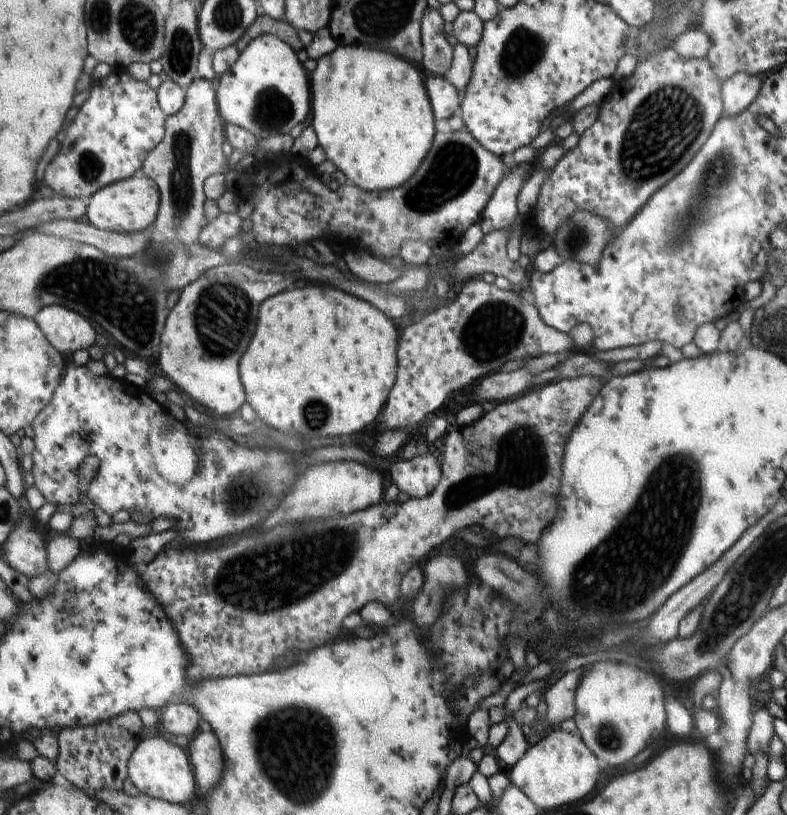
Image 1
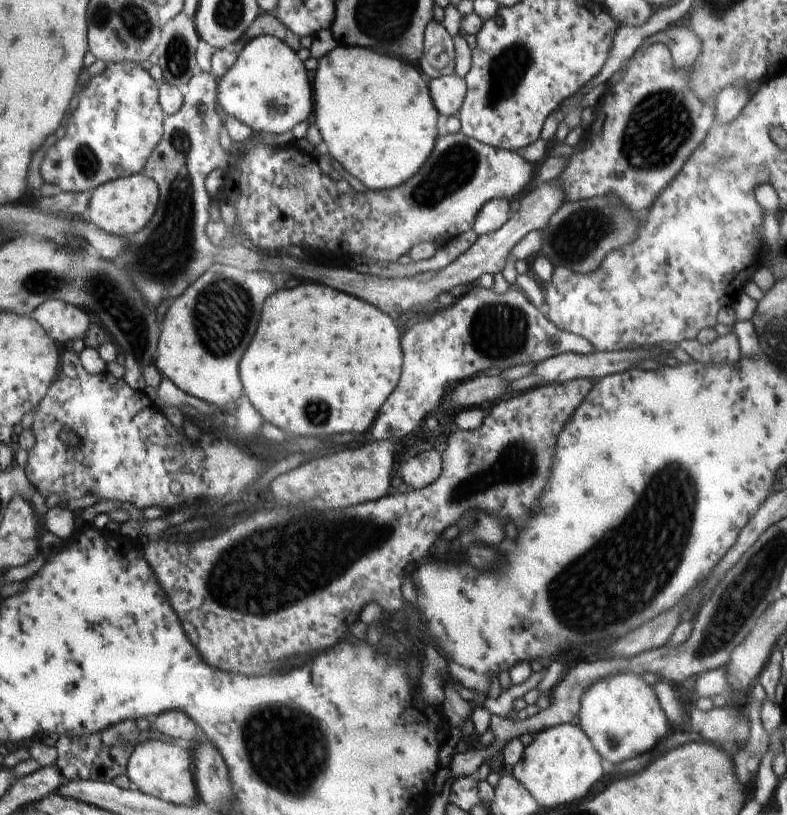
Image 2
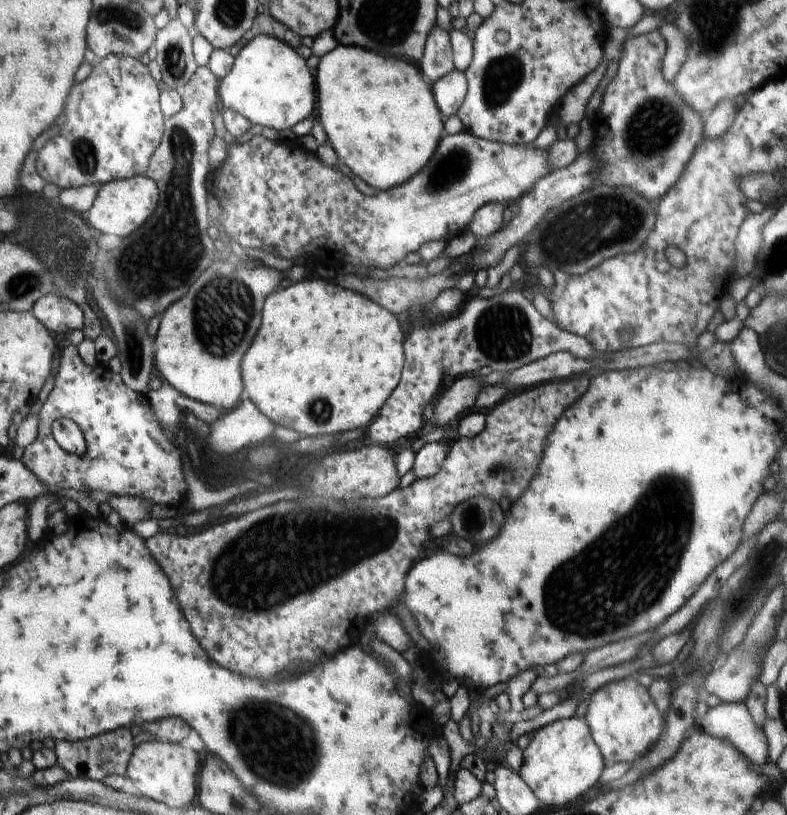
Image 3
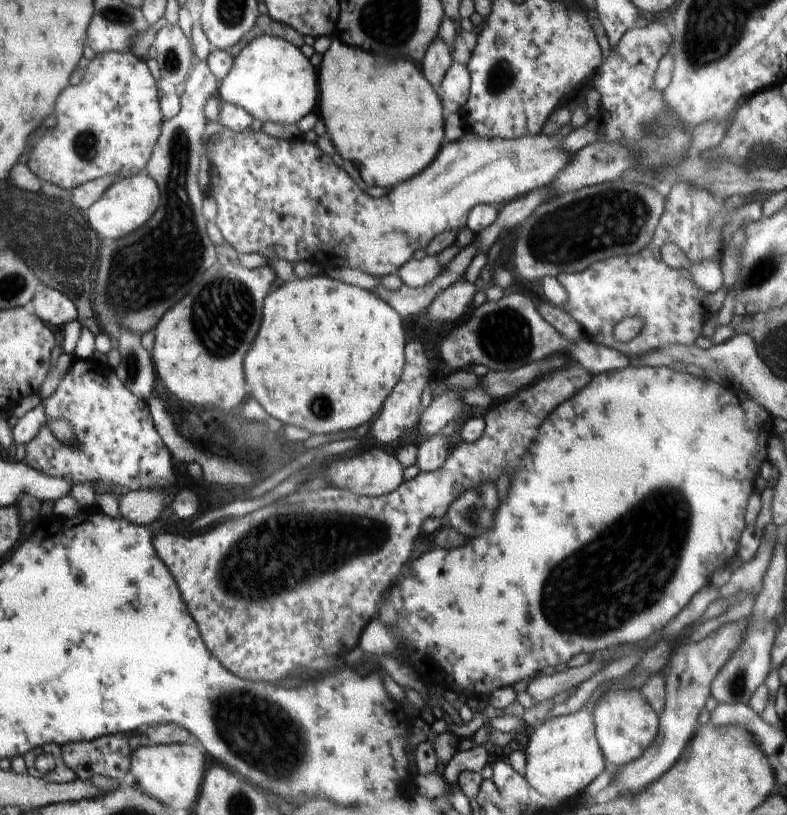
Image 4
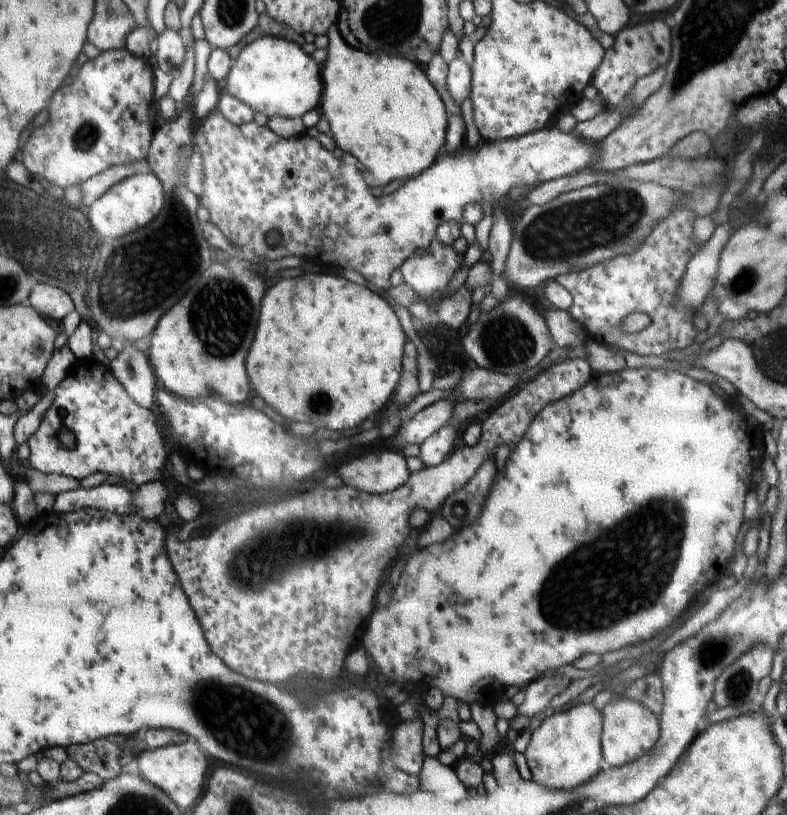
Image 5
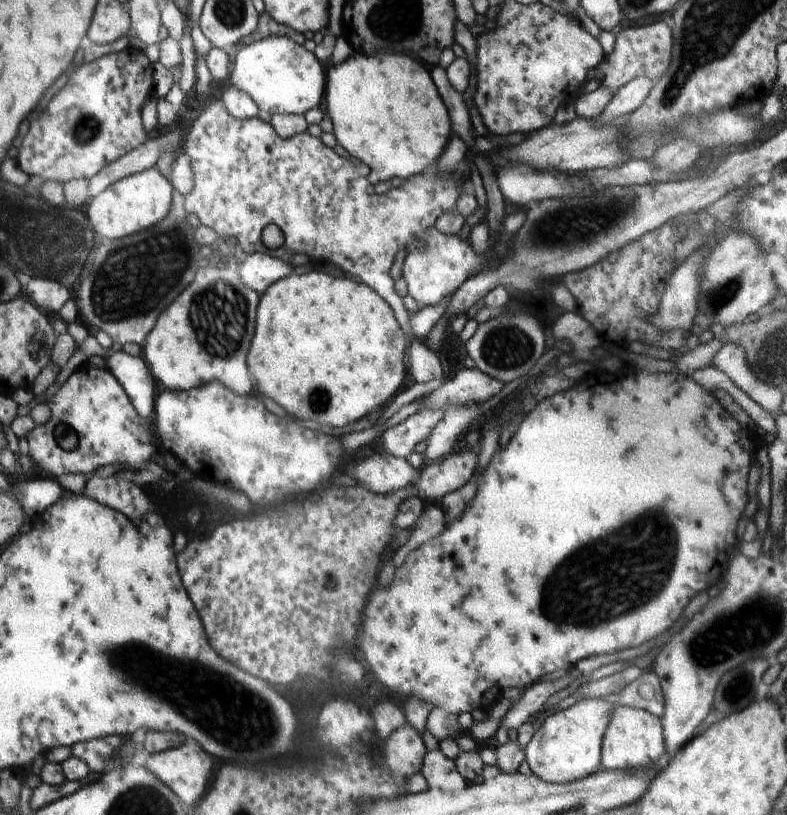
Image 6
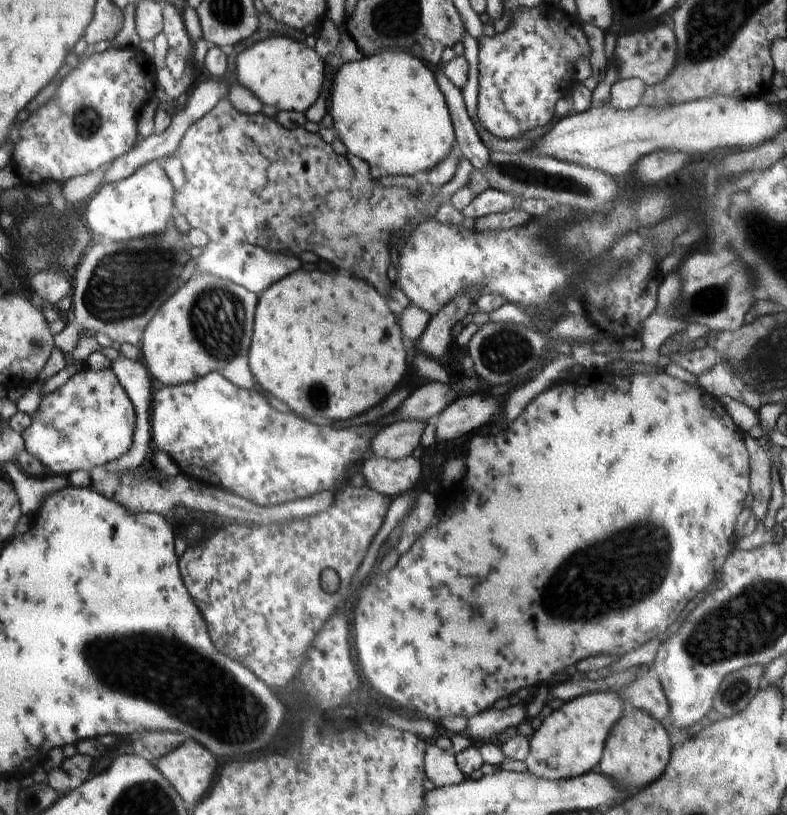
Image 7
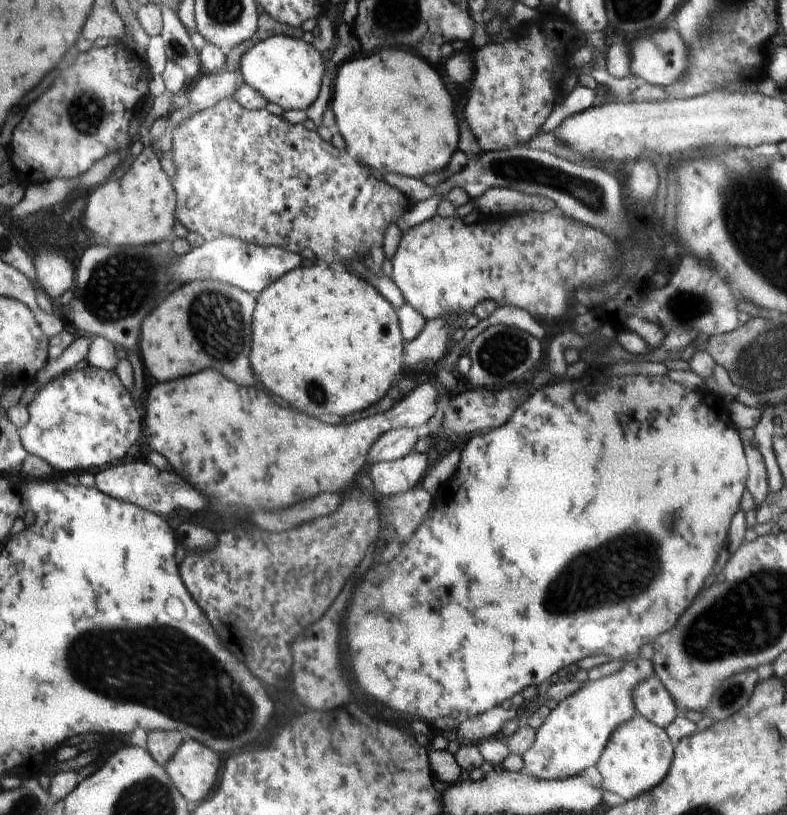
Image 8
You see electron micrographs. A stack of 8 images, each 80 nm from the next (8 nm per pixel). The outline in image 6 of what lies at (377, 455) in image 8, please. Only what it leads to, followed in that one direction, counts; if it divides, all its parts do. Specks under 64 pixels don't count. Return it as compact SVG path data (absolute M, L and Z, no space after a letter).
M422 409L398 425L389 427L381 434L386 453L404 458L414 452L414 446L427 440L443 414L442 409Z

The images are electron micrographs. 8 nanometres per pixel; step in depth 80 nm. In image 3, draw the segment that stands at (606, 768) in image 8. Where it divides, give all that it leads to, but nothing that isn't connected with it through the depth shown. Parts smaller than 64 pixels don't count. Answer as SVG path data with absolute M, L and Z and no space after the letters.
M626 677L605 684L592 693L584 720L591 729L596 746L603 751L609 765L614 763L631 763L646 755L648 748L660 738L664 720L659 707L655 705L649 690L637 679Z

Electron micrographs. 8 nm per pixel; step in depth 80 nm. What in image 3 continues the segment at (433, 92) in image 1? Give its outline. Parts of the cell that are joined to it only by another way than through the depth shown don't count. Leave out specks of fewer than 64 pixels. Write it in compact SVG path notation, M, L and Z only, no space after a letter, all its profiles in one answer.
M452 69L446 76L436 81L434 94L436 102L440 102L440 110L444 116L456 115L467 93L467 78L465 73Z

